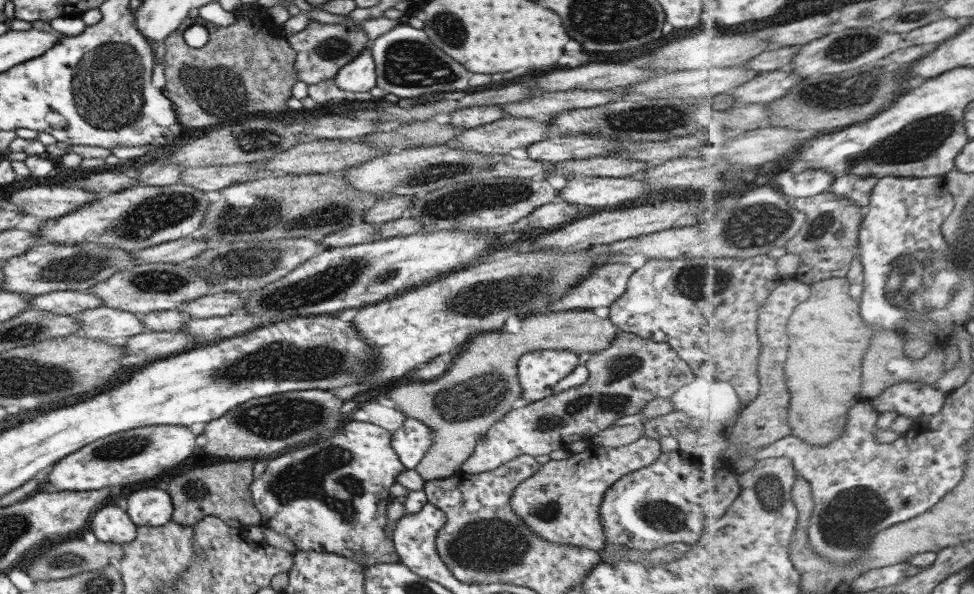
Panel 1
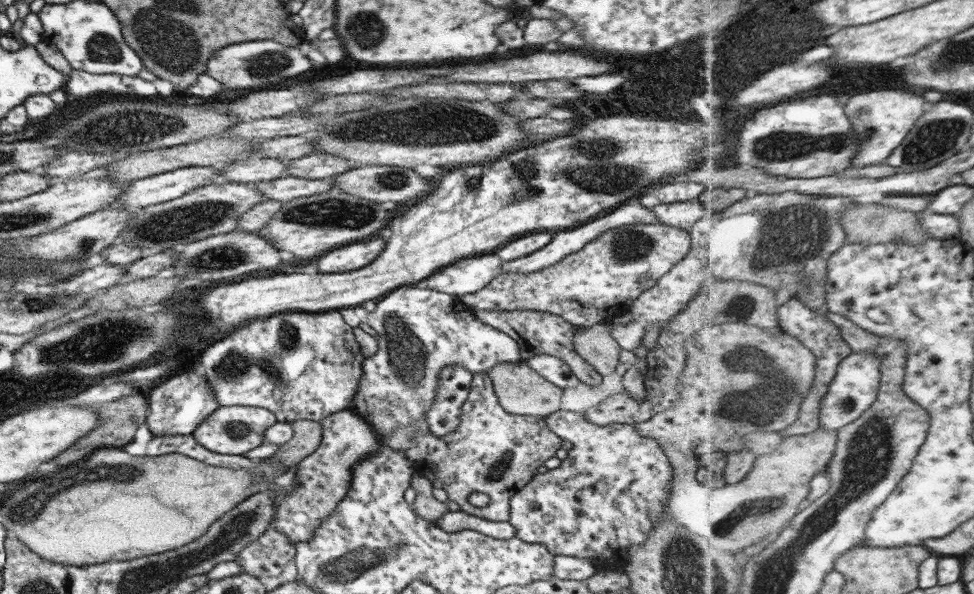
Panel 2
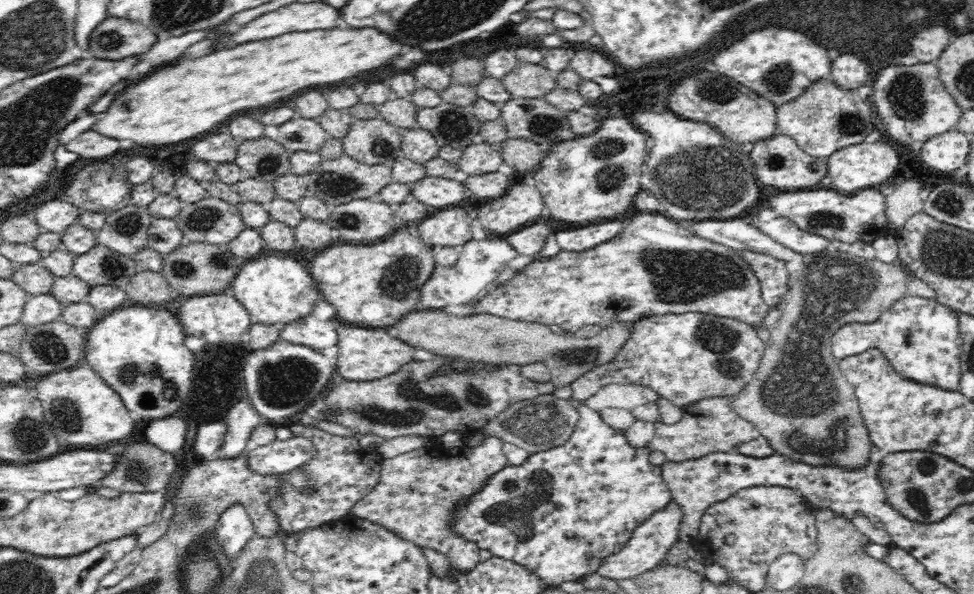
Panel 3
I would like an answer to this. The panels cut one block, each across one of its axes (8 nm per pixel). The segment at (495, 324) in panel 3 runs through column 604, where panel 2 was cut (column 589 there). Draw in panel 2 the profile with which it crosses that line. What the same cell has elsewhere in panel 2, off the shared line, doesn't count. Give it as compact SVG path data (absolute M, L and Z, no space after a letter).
M610 318L603 320L584 332L575 332L572 338L574 351L602 377L614 372L621 349L608 333L611 323Z

